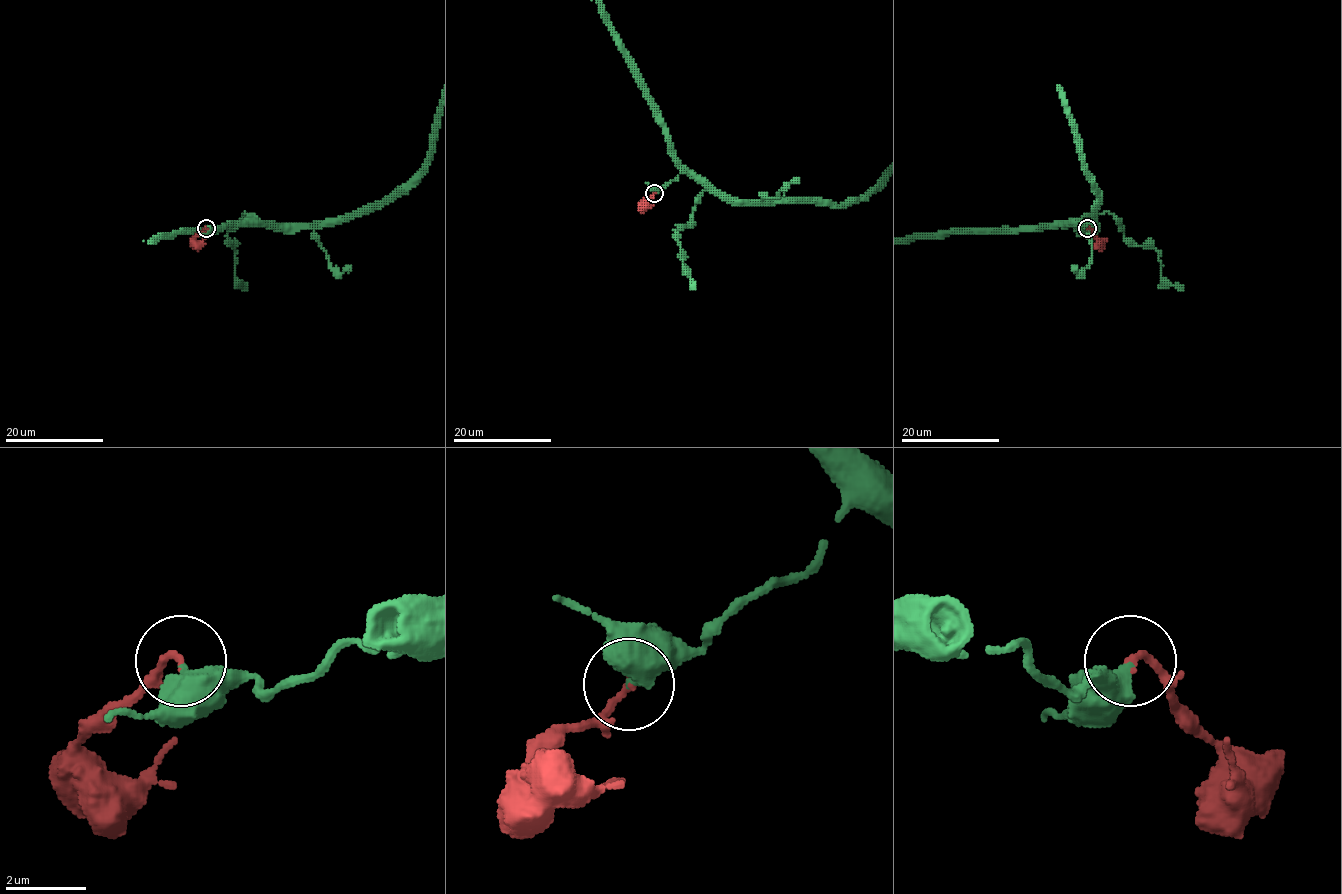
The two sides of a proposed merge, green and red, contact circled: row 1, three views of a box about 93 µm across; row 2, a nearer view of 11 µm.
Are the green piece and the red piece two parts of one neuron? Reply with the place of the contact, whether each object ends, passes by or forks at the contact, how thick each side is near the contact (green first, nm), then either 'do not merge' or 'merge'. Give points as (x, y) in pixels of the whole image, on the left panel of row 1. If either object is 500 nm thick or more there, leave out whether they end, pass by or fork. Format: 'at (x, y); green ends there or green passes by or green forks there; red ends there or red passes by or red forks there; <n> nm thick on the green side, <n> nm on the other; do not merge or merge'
at (206, 228); green ends there; red ends there; 440 nm thick on the green side, 180 nm on the other; merge

